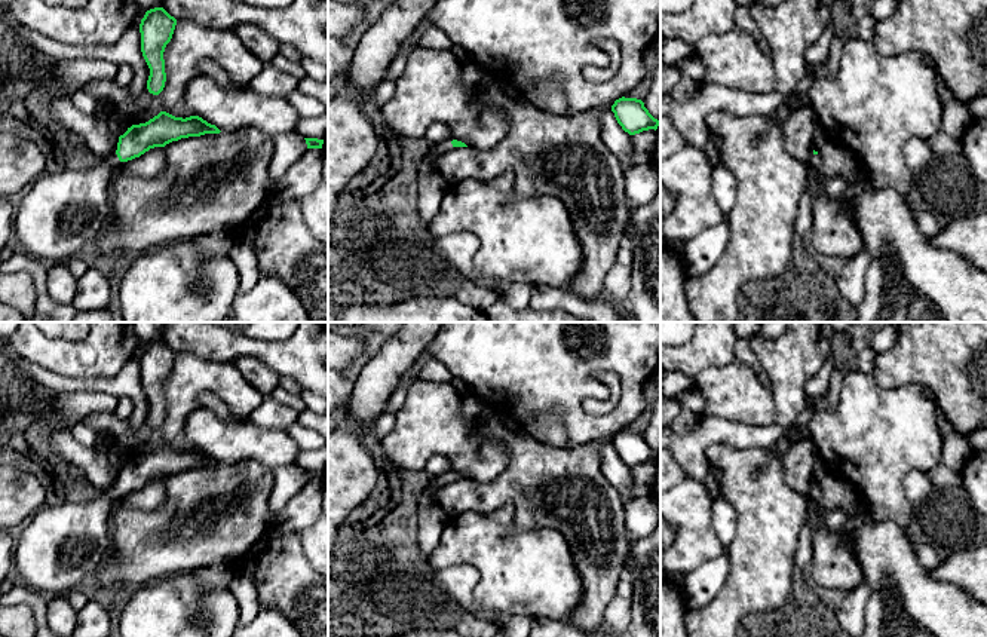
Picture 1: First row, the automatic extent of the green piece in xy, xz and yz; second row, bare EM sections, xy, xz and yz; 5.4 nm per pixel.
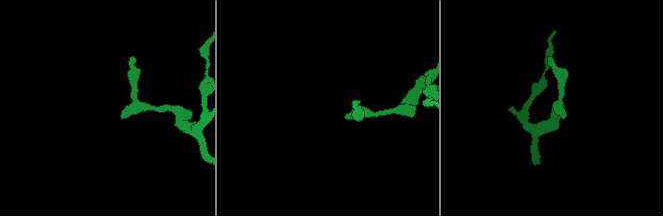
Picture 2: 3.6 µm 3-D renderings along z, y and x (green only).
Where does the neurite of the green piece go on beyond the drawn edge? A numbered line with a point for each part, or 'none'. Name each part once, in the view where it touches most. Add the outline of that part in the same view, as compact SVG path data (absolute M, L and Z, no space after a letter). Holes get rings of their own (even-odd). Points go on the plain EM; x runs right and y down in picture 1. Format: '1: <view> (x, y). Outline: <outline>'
1: xy (64, 542). Outline: M110 489L85 503L52 500L37 511L13 548L13 569L43 595L67 595L105 561L108 512L120 493Z

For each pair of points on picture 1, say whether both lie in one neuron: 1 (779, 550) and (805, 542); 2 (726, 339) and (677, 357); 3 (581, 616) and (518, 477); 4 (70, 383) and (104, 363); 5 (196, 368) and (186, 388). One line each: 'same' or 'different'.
1: different
2: same
3: same
4: different
5: same

